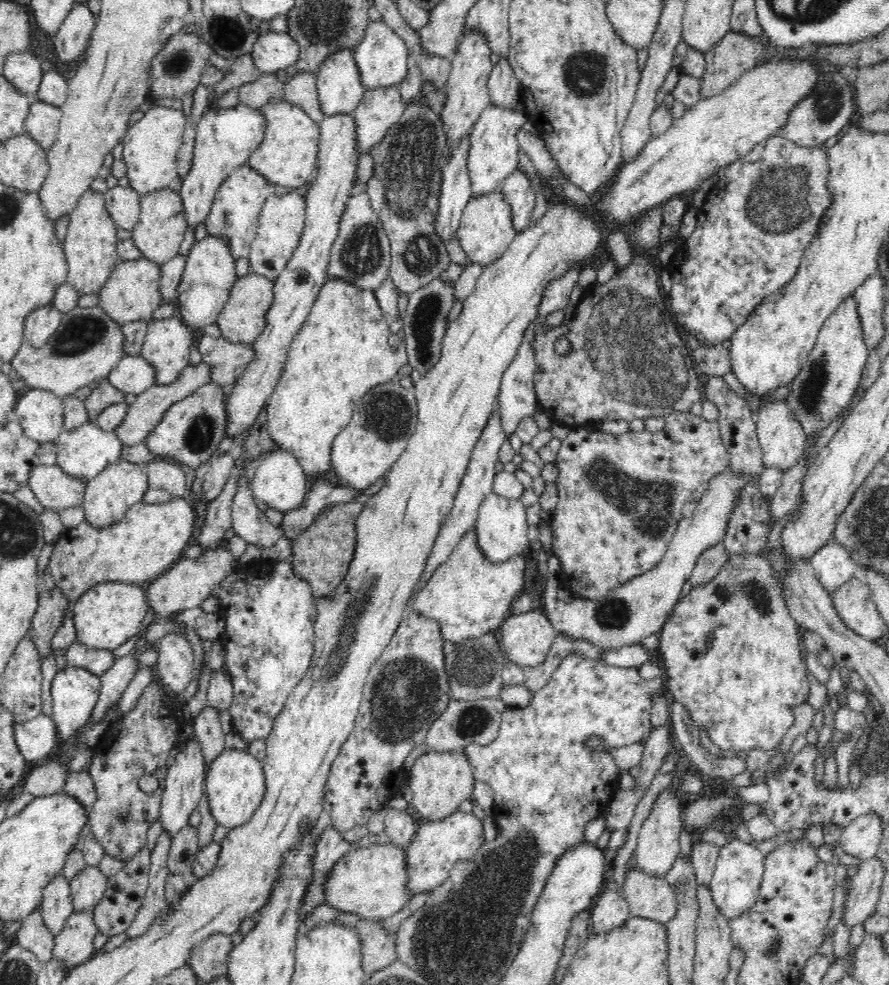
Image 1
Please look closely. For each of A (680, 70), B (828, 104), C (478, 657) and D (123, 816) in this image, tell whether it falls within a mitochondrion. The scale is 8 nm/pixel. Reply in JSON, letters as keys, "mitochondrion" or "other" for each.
{"A":"other","B":"mitochondrion","C":"mitochondrion","D":"mitochondrion"}

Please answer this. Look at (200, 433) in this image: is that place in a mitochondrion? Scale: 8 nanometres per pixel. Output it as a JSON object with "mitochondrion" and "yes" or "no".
{"mitochondrion":"yes"}

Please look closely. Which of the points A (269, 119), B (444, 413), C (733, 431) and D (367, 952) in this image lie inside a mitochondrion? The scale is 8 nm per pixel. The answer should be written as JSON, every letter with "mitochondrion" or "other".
{"A":"other","B":"other","C":"other","D":"other"}

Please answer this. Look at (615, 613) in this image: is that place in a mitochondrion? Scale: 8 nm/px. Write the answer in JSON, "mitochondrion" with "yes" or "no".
{"mitochondrion":"yes"}

